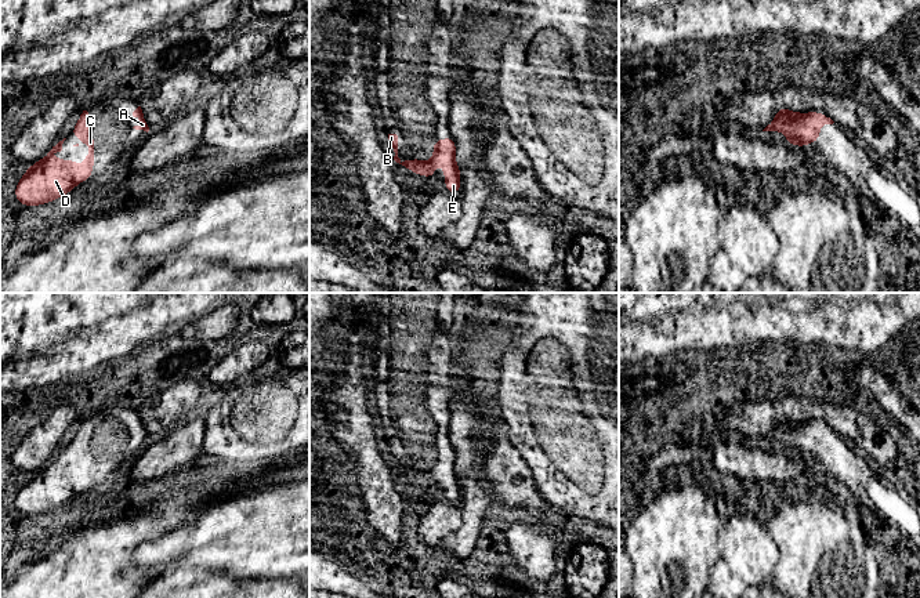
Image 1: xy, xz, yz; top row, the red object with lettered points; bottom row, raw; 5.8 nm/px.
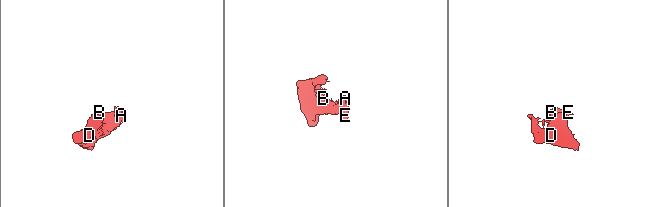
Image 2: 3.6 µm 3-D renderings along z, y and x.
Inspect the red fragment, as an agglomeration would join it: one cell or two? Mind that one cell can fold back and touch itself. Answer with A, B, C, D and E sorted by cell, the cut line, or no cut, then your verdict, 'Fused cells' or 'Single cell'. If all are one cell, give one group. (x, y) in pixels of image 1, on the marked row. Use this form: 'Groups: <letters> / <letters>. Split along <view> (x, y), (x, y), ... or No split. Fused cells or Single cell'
Groups: A B C D E. No split. Single cell

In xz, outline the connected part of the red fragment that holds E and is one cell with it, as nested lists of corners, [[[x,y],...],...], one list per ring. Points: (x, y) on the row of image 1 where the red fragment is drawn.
[[[388,134],[388,139],[391,146],[394,148],[395,156],[394,160],[412,173],[421,174],[427,178],[432,178],[435,171],[434,167],[437,164],[445,166],[445,185],[449,193],[457,195],[460,192],[460,167],[454,162],[454,151],[456,142],[450,134],[446,139],[435,139],[434,141],[434,156],[431,160],[427,160],[423,166],[420,164],[421,157],[414,157],[413,160],[402,162],[398,157],[398,135]]]

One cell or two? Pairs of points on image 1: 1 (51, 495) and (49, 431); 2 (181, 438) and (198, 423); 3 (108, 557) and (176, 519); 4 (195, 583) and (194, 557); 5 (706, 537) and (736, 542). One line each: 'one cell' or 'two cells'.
1: two cells
2: one cell
3: one cell
4: two cells
5: two cells

